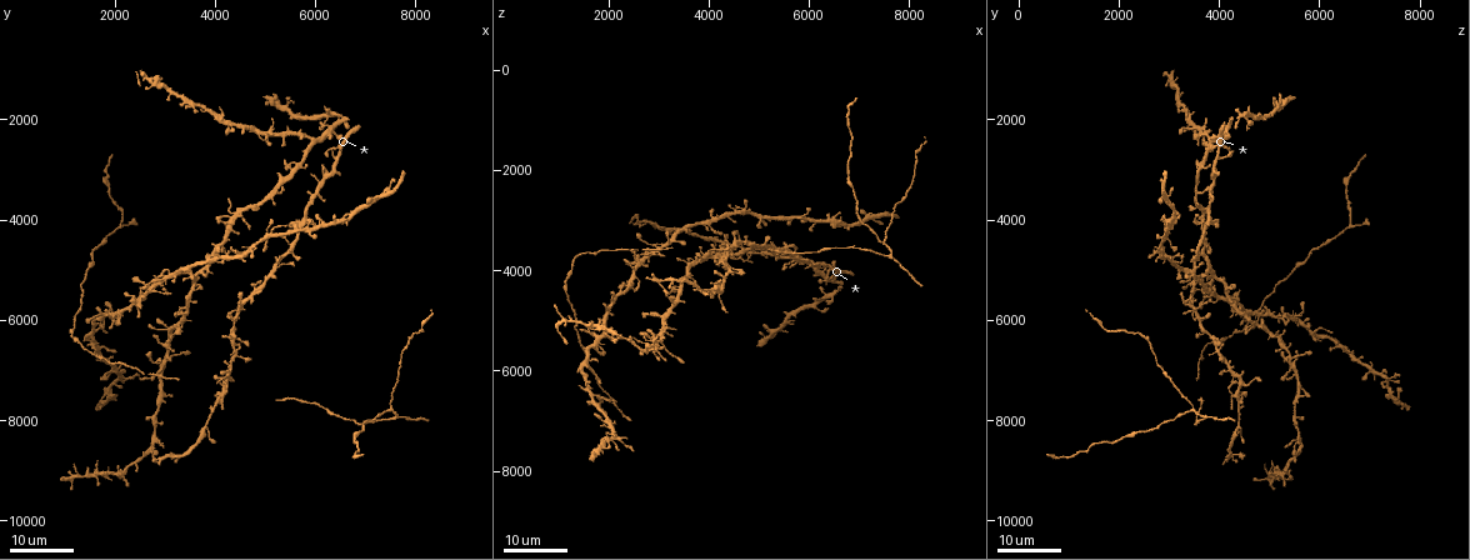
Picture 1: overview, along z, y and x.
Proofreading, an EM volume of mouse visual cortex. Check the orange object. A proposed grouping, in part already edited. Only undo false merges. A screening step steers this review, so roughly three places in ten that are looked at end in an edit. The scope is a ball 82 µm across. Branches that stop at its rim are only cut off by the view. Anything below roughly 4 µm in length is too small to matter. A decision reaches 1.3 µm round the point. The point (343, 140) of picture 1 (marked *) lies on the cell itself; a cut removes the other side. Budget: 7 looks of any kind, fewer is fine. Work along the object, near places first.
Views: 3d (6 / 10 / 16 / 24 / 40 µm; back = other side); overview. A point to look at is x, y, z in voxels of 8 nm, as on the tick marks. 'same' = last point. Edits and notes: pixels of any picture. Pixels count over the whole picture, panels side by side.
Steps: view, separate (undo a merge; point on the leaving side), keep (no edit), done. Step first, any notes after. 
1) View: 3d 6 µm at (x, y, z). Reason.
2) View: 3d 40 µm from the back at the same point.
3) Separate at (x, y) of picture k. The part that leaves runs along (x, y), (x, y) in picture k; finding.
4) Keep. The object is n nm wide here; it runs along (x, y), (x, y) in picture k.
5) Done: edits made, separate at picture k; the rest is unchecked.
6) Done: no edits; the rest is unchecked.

View: 3d 16 µm at (2950, 5200, 3550). Four-way junction.

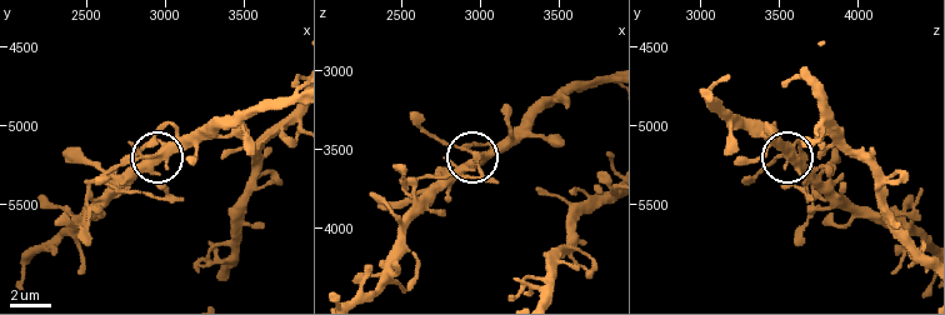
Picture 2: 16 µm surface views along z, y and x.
View: 3d 10 µm at (2980, 5180, 3580). Closer look.

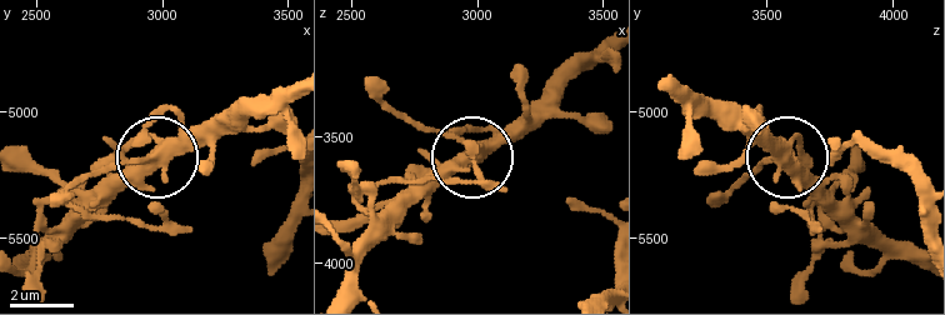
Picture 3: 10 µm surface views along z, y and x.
Keep. 4 arms meet here; one cell here.

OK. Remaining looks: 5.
View: 3d 16 µm at (1750, 5900, 5400). Looks like a crossing.

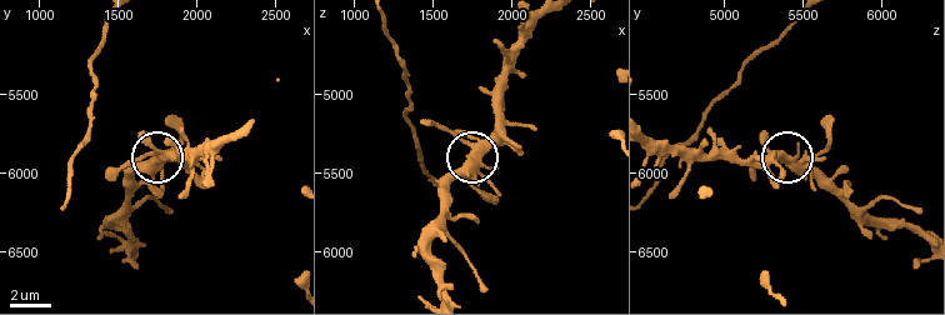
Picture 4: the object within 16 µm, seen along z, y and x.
View: 3d 10 µm at (1780, 5880, 5360).

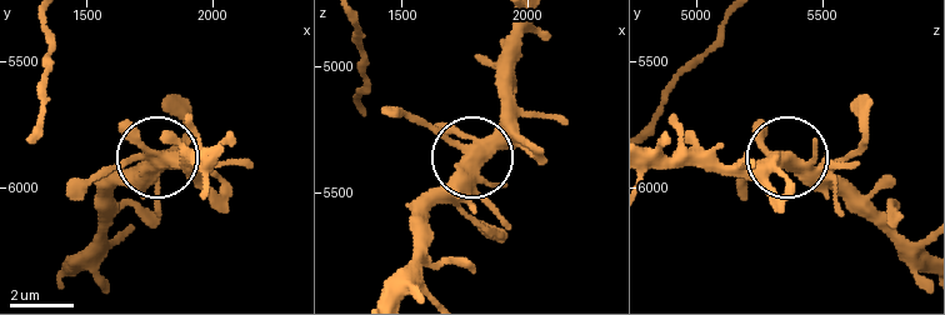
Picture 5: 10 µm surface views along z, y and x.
Keep. The object is 390 nm wide here; it runs along (651, 149), (708, 165), (789, 163), (843, 195) in picture 5; all the same cell.

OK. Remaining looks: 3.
View: 3d 16 µm at (4400, 6750, 4000). Four-way junction.

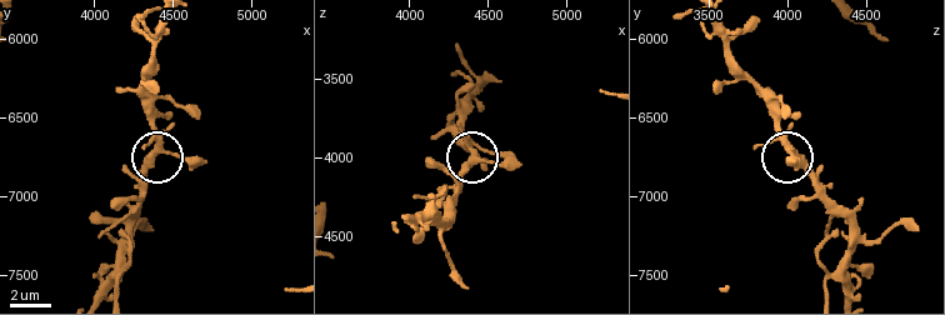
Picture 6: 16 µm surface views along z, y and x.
View: 3d 6 µm at (4440, 6700, 4020).

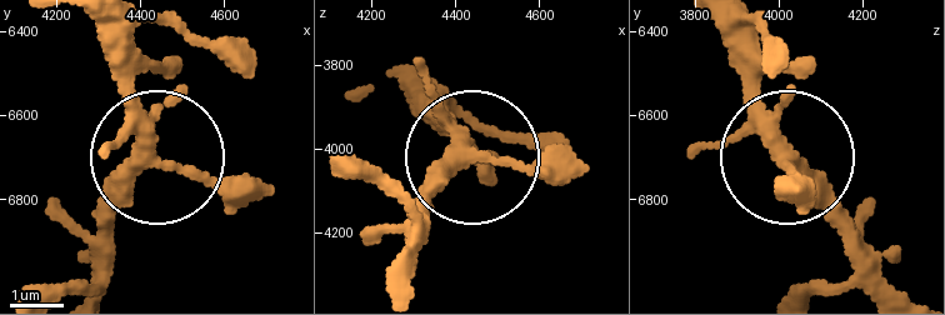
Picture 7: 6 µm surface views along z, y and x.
Keep. It runs along (115, 28), (146, 163), (93, 238) in picture 7; continuous, no second cell.

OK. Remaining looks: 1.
Done: no edits; the rest is unchecked.

